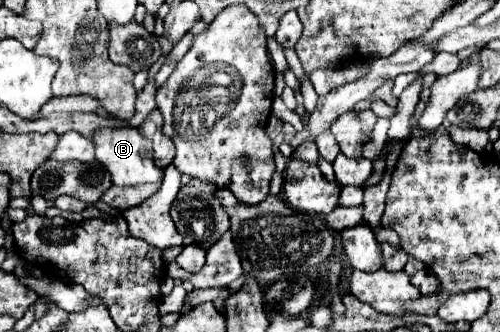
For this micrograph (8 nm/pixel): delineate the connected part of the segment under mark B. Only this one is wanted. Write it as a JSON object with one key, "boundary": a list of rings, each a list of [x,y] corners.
{"boundary":[[[100,127],[92,133],[96,159],[110,171],[114,185],[136,185],[136,181],[162,181],[162,171],[152,161],[152,143],[136,127]]]}

